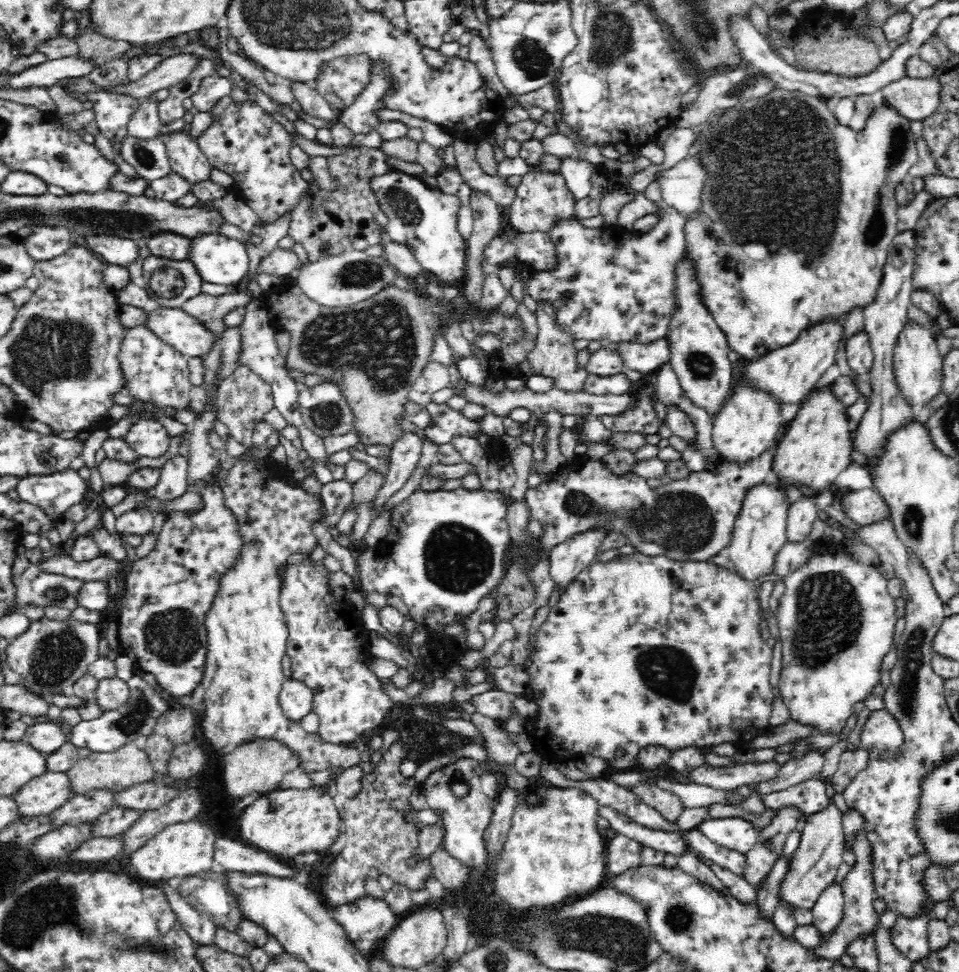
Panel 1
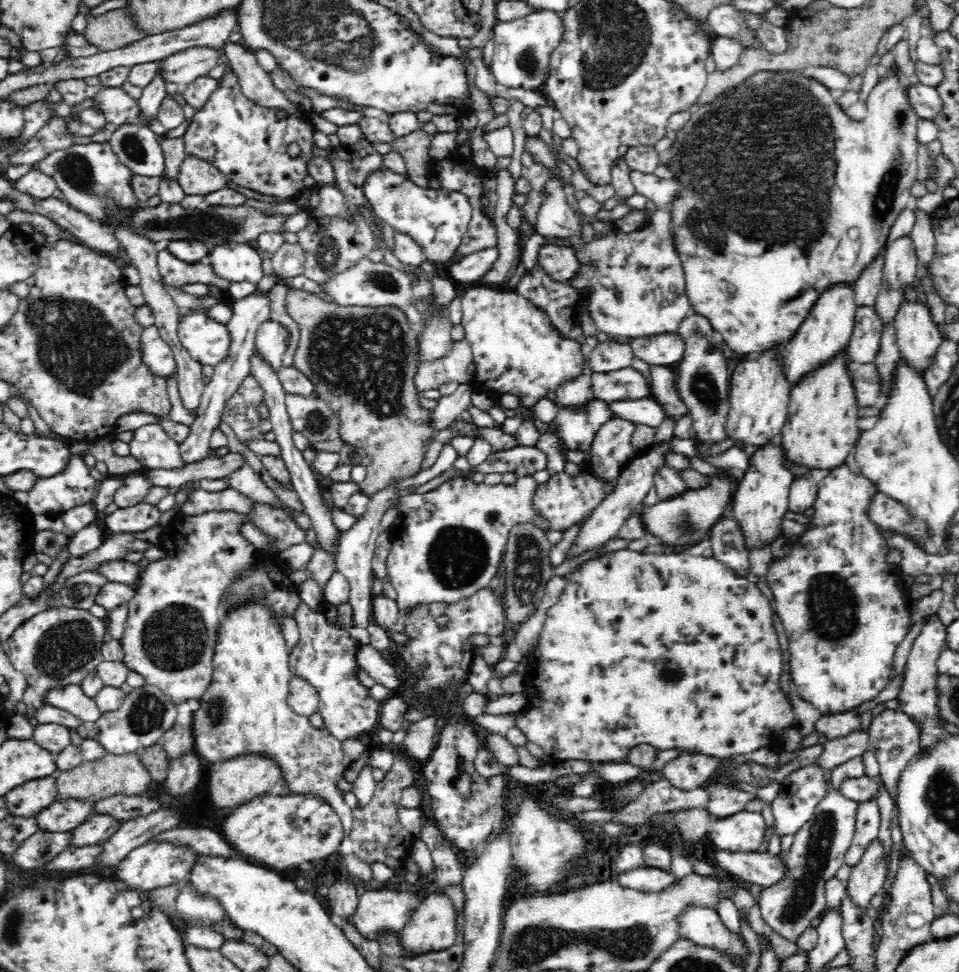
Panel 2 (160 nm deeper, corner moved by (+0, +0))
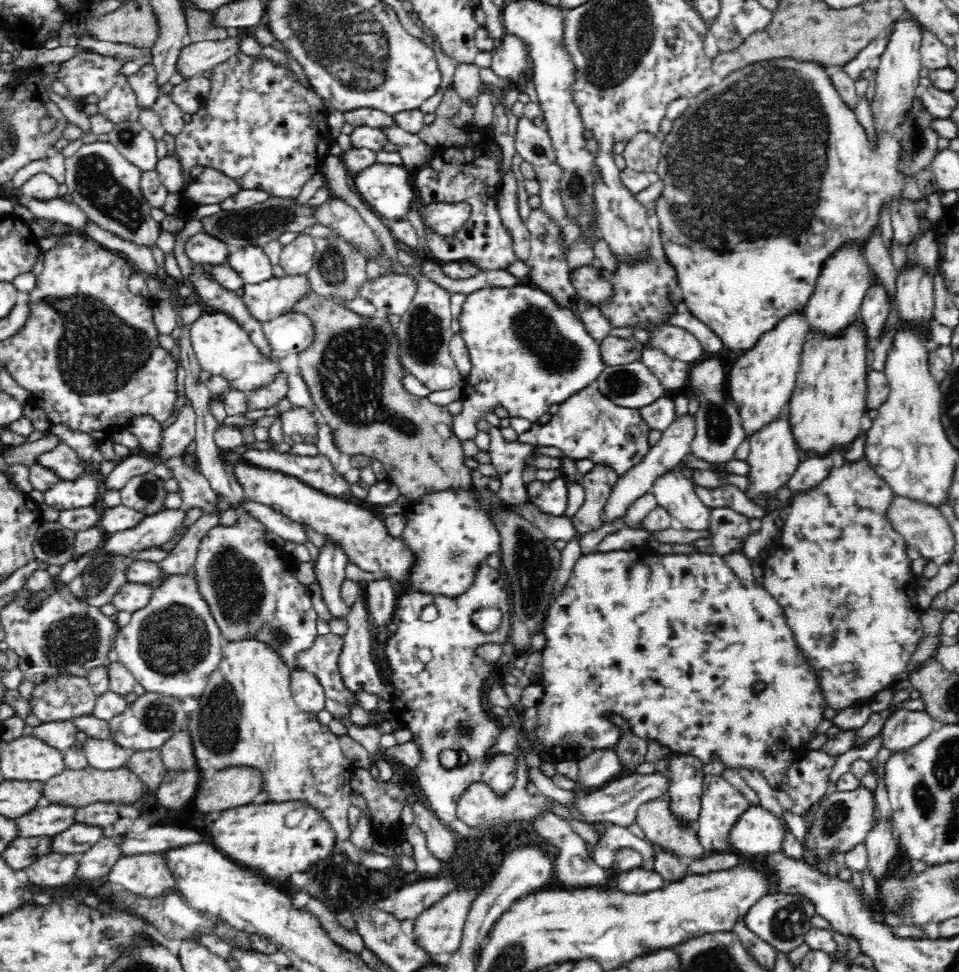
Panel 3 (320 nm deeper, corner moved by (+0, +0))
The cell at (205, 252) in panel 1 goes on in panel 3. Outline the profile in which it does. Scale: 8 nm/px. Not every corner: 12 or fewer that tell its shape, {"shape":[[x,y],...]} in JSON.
{"shape":[[259,246],[227,254],[244,285],[271,280],[273,265]]}

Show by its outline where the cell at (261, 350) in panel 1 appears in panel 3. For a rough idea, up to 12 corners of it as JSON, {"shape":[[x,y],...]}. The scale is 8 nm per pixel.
{"shape":[[288,312],[261,322],[278,359],[311,343],[308,318]]}

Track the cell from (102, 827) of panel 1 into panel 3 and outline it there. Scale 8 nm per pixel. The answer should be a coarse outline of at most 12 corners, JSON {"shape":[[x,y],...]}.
{"shape":[[74,823],[52,837],[52,851],[81,855],[102,837],[98,825]]}

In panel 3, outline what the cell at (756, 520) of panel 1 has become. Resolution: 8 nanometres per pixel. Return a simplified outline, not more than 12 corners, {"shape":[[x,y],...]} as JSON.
{"shape":[[787,415],[750,436],[746,499],[773,508],[801,464]]}

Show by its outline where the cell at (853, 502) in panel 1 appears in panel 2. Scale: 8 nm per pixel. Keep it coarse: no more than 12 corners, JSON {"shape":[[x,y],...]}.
{"shape":[[880,492],[865,516],[882,530],[916,541],[930,538],[923,522]]}

